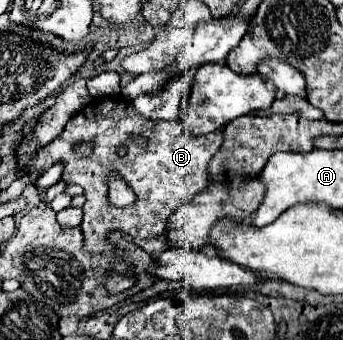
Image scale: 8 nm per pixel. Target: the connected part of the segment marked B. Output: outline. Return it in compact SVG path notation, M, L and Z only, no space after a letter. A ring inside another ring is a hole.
M103 98L91 100L81 112L77 112L71 122L65 126L61 136L57 136L51 144L37 152L37 160L31 166L31 172L45 172L55 162L65 162L67 168L63 172L63 180L69 184L79 184L85 188L87 202L83 206L83 224L81 230L85 234L85 242L97 242L99 238L107 238L109 232L119 230L131 238L159 238L169 230L169 216L175 208L187 204L195 192L201 192L209 184L209 160L215 156L217 148L223 144L223 128L219 132L211 132L207 136L191 136L179 120L163 122L163 120L147 120L139 116L131 102L123 98ZM133 134L147 140L147 144L131 142L129 154L119 158L115 150L129 140ZM75 144L93 144L93 152L89 156L75 154ZM107 172L119 172L125 178L125 184L131 186L137 200L127 208L115 208L107 200Z

